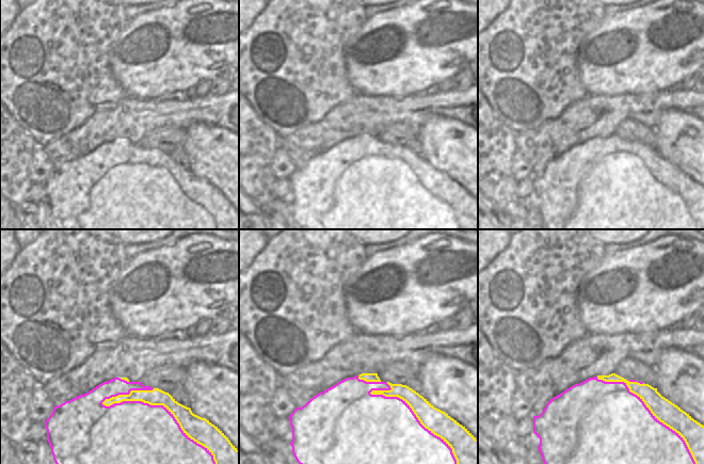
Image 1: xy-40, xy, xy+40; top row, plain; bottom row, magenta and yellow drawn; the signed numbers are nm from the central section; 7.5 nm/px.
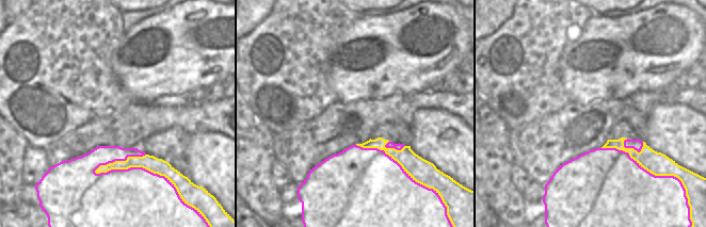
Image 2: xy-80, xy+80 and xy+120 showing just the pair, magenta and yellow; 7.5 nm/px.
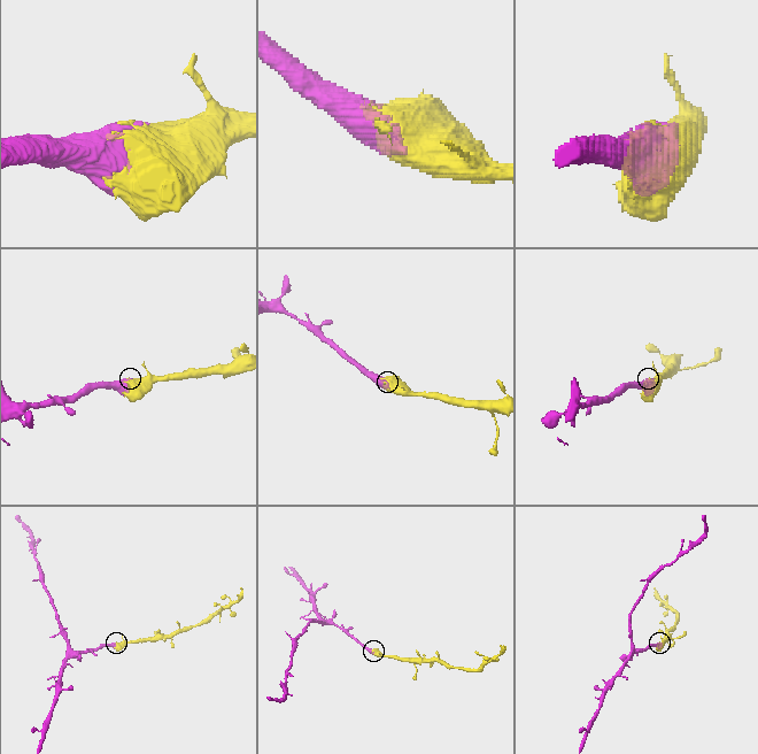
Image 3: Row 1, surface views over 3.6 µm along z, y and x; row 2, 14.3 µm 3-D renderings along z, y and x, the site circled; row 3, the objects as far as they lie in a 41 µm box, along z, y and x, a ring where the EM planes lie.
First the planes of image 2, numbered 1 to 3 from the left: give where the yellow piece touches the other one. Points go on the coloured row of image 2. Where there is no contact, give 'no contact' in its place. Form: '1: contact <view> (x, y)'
1: contact xy-80 (155, 174)
2: contact xy+80 (412, 178)
3: contact xy+120 (662, 176)

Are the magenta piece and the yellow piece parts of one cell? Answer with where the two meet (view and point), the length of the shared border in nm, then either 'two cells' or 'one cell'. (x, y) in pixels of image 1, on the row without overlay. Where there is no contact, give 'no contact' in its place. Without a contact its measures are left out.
xy-40 (165, 170) | 1000 nm | one cell

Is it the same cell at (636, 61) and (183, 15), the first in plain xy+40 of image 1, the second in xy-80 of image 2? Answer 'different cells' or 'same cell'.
same cell

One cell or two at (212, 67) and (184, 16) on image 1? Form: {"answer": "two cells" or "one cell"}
{"answer": "one cell"}

